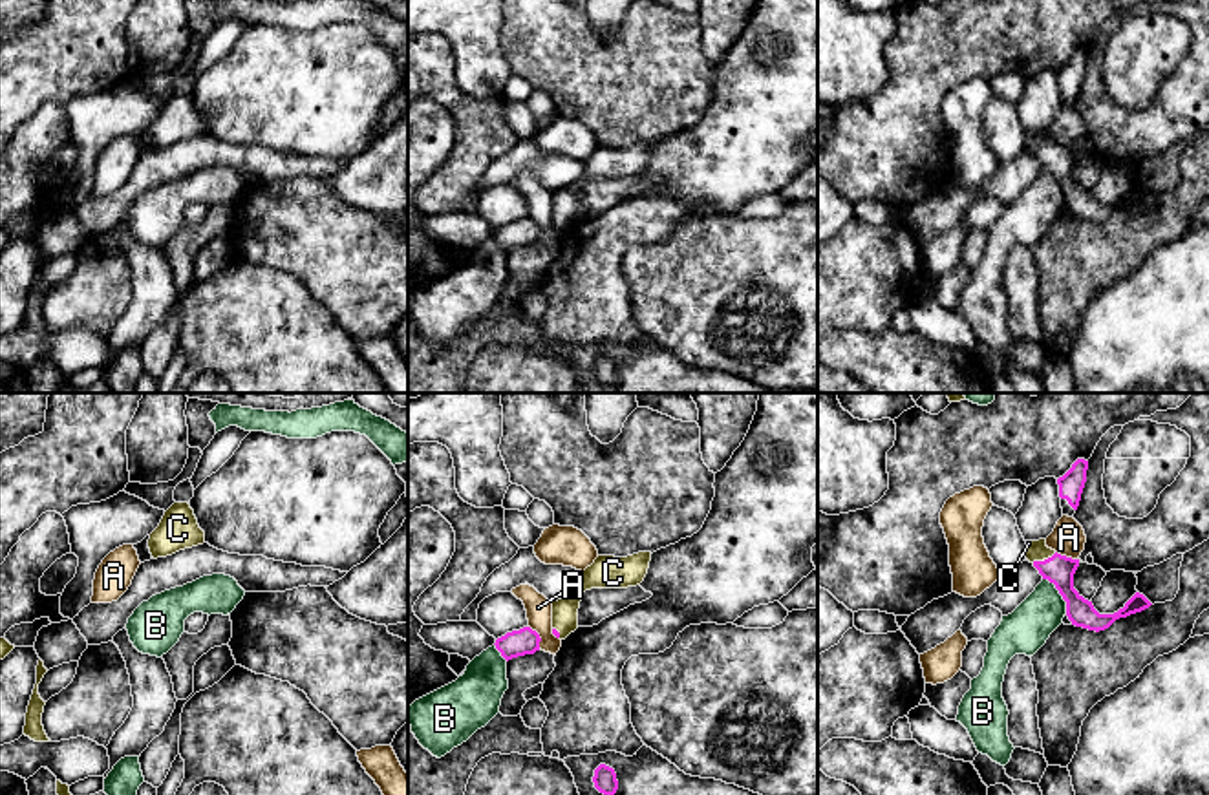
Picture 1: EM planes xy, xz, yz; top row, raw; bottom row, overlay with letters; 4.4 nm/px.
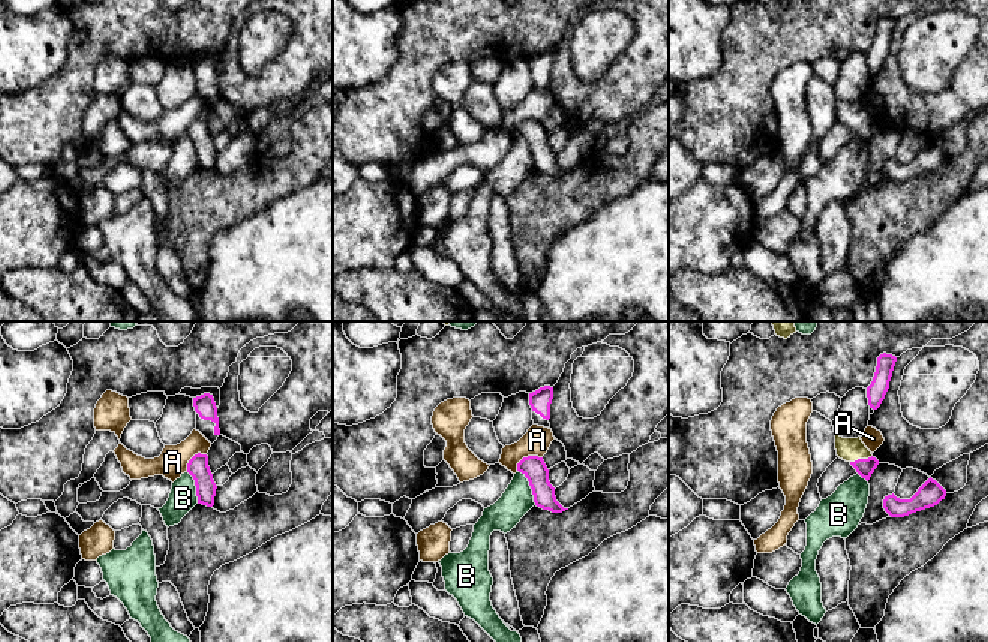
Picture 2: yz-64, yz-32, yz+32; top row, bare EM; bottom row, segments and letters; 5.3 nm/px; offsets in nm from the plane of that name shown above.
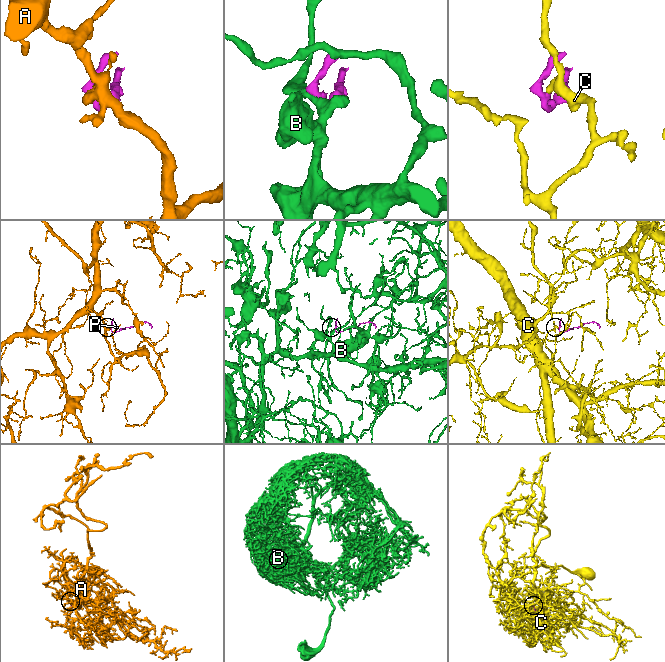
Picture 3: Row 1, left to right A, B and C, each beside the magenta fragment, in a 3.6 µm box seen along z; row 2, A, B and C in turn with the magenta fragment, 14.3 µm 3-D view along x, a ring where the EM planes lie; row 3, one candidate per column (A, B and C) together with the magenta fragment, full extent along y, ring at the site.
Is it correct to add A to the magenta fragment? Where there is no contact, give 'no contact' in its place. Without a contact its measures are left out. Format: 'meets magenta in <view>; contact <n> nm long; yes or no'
meets magenta in xz; contact 120 nm long; no

